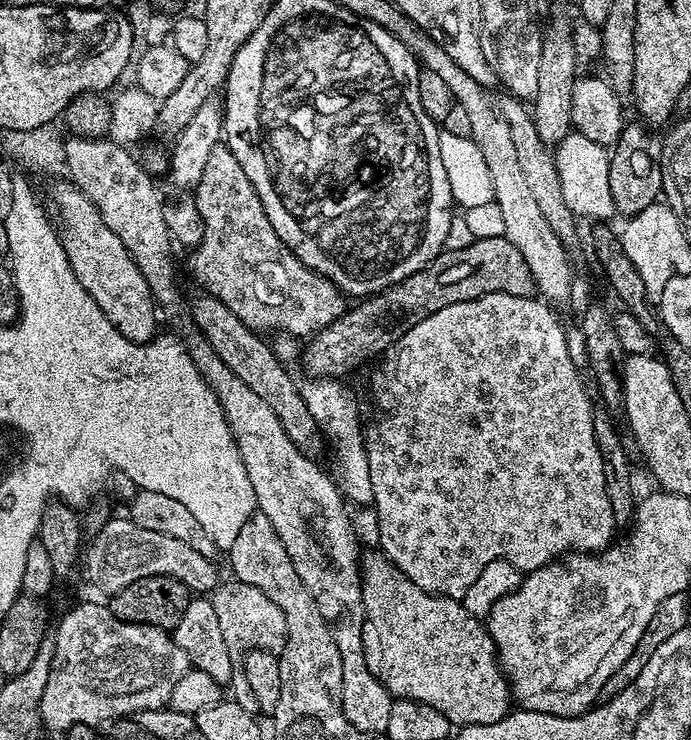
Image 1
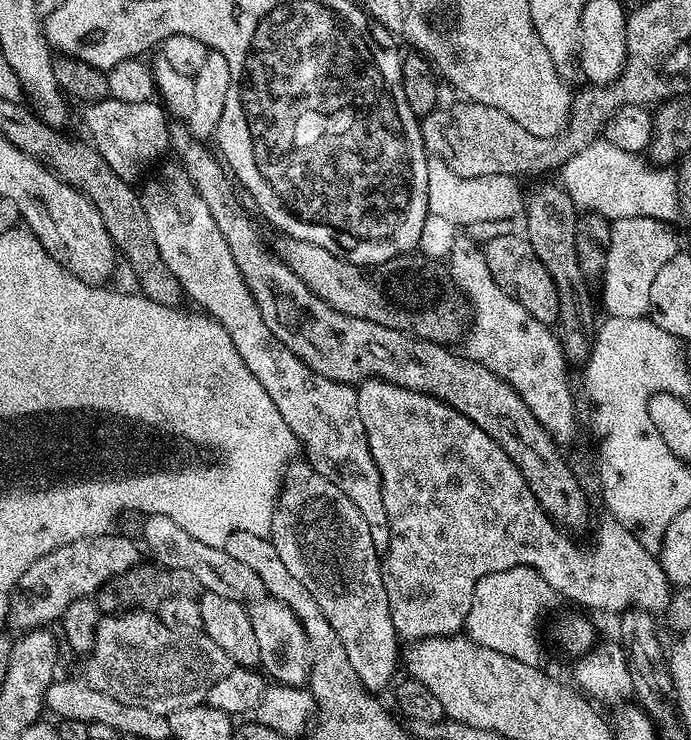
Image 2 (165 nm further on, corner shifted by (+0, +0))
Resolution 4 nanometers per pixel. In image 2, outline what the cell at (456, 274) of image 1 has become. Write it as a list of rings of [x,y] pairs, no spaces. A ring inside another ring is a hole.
[[[512,232],[485,241],[482,244],[482,251],[494,282],[498,282],[498,286],[502,286],[502,290],[506,290],[506,294],[510,294],[510,298],[514,298],[514,302],[518,302],[523,308],[530,310],[530,314],[534,314],[534,318],[538,318],[538,322],[549,326],[555,325],[558,318],[558,292],[555,290],[554,281],[550,278],[549,271],[542,266],[541,259],[534,254],[534,249],[528,239]]]

